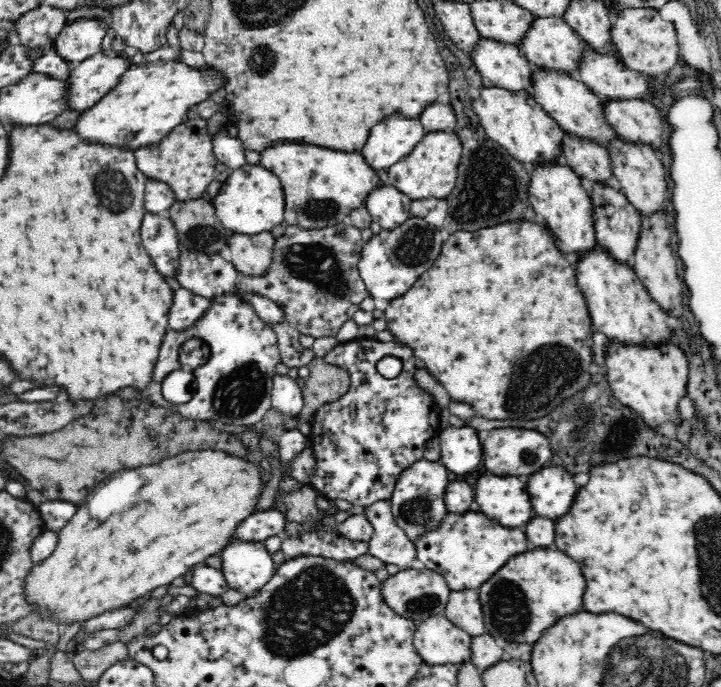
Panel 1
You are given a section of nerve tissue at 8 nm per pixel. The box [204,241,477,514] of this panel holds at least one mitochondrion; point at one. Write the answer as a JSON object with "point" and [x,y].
{"point":[239,391]}

